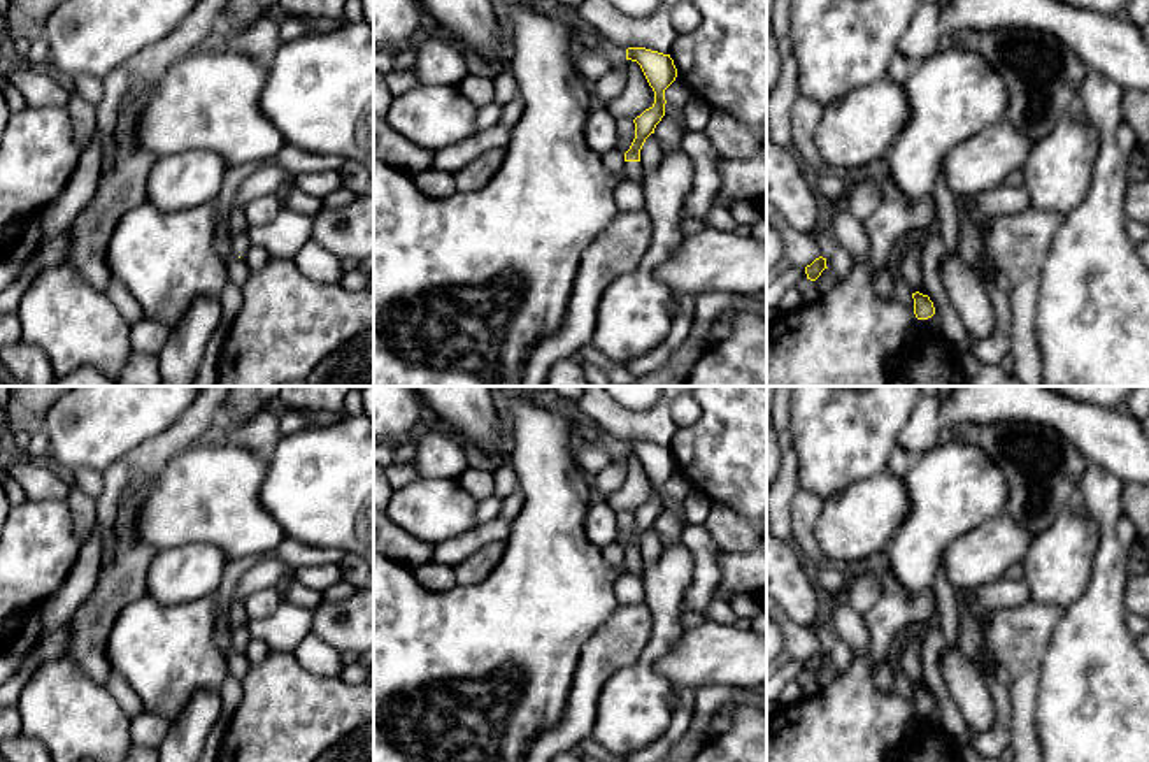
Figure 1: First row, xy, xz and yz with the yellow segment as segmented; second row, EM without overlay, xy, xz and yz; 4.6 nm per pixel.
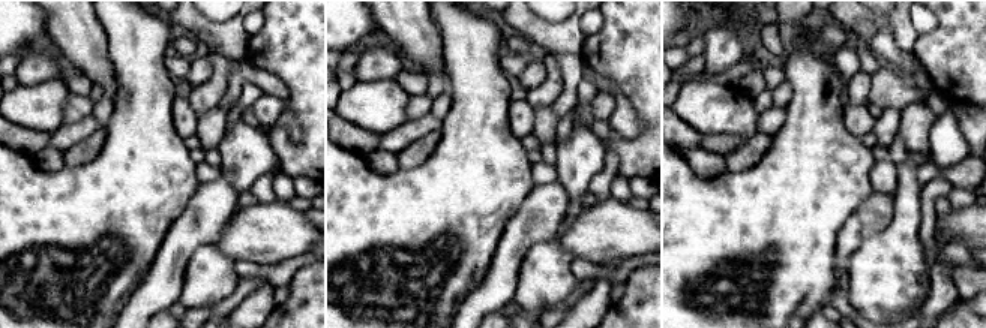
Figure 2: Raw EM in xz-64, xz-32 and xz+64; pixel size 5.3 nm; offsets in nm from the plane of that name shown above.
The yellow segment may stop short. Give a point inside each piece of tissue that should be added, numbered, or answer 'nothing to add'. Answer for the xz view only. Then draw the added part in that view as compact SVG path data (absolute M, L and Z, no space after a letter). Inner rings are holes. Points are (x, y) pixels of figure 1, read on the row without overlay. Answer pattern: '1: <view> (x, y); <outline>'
1: xz (634, 564); M624 555L624 567L626 567L626 572L635 576L642 576L646 571L640 555Z

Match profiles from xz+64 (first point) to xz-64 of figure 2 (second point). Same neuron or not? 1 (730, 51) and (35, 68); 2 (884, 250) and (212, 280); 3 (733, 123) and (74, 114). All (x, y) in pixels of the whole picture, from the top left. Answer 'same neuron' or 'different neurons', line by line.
1: same neuron
2: same neuron
3: different neurons

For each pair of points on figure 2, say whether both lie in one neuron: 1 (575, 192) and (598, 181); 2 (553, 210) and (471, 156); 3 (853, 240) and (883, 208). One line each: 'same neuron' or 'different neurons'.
1: different neurons
2: different neurons
3: same neuron

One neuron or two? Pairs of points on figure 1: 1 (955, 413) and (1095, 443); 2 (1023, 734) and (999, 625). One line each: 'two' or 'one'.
1: one
2: one

